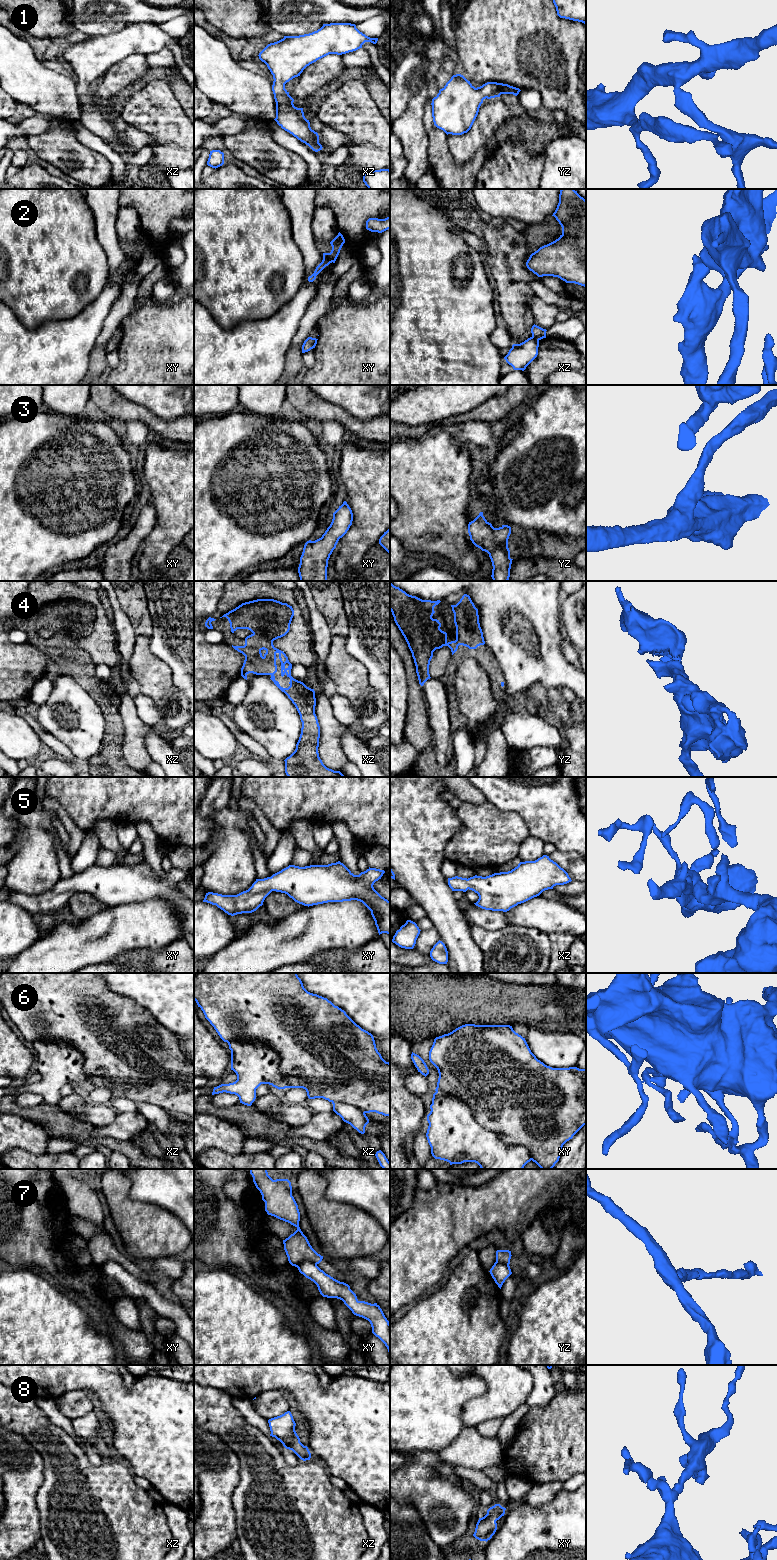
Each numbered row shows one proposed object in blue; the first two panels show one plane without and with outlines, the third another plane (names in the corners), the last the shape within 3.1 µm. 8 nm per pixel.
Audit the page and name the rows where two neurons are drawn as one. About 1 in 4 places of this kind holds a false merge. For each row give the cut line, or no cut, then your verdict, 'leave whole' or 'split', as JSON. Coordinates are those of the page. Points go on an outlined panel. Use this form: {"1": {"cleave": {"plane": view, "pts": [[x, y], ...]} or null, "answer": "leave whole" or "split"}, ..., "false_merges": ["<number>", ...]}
{"1": {"cleave": null, "answer": "leave whole"}, "2": {"cleave": {"plane": "xz", "pts": [[532, 336], [538, 340]]}, "answer": "split"}, "3": {"cleave": null, "answer": "leave whole"}, "4": {"cleave": null, "answer": "leave whole"}, "5": {"cleave": null, "answer": "leave whole"}, "6": {"cleave": {"plane": "xy", "pts": [[436, 1091], [456, 1096], [532, 1159]]}, "answer": "split"}, "7": {"cleave": {"plane": "xy", "pts": [[316, 1264], [303, 1260], [296, 1266]]}, "answer": "split"}, "8": {"cleave": null, "answer": "leave whole"}, "false_merges": ["2", "6", "7"]}

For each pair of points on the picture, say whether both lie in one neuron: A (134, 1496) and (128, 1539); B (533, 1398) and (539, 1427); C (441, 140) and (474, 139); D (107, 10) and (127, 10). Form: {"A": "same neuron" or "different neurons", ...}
{"A": "same neuron", "B": "different neurons", "C": "different neurons", "D": "same neuron"}

